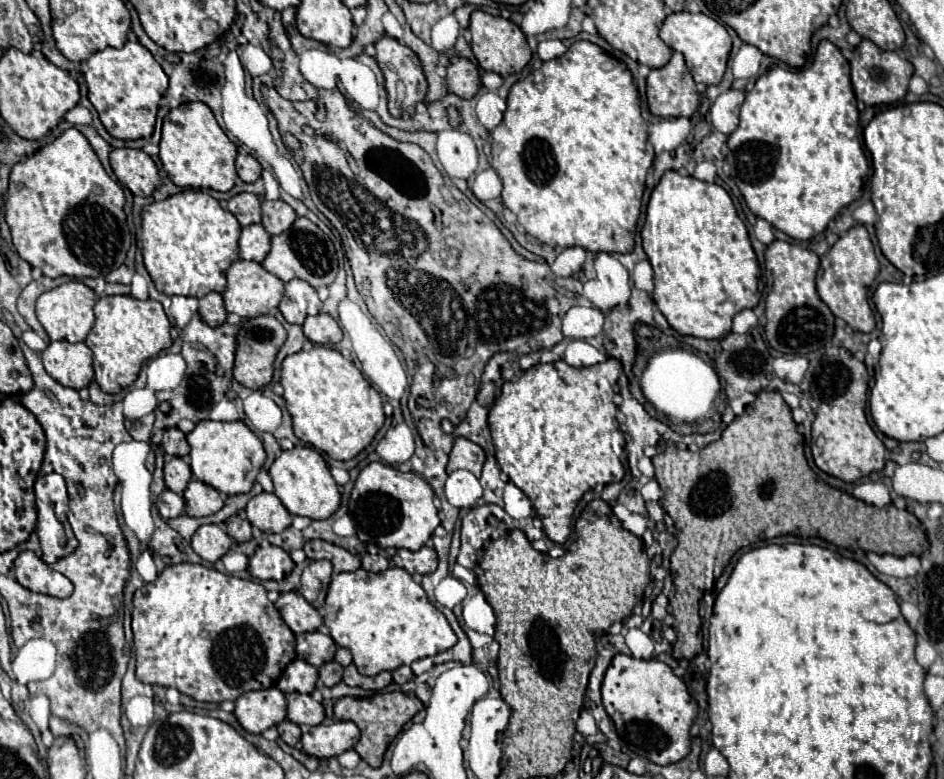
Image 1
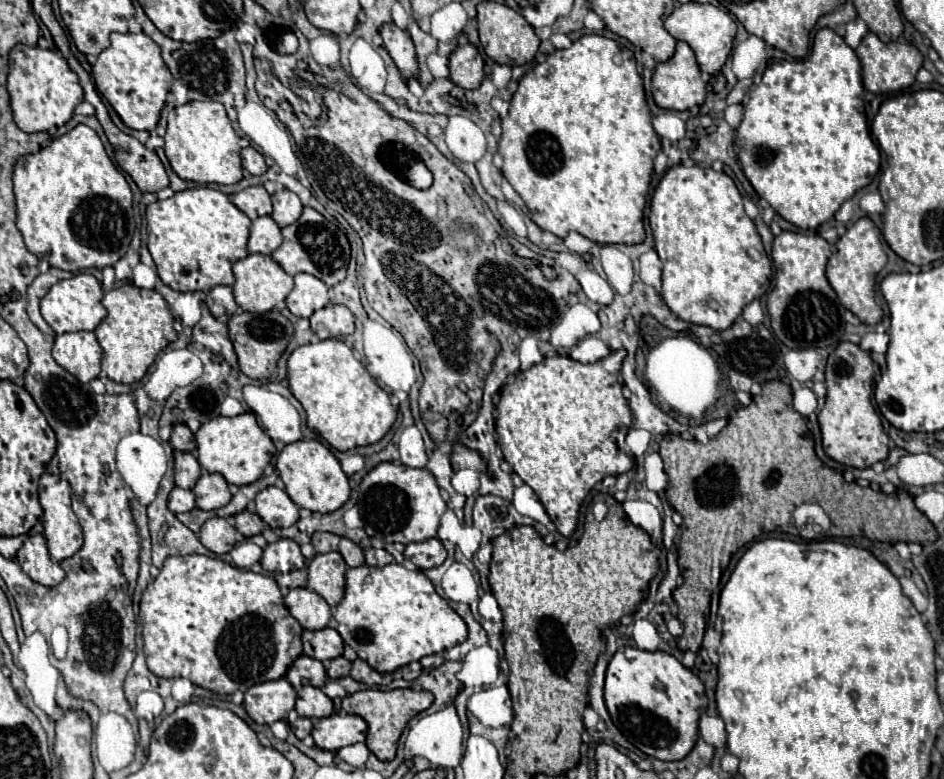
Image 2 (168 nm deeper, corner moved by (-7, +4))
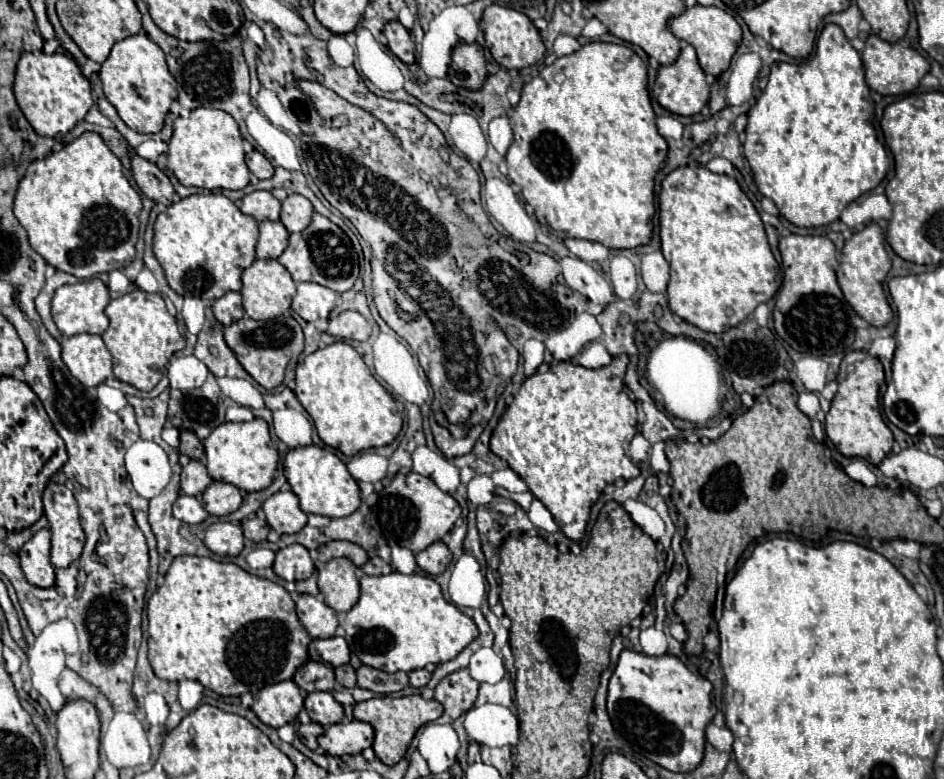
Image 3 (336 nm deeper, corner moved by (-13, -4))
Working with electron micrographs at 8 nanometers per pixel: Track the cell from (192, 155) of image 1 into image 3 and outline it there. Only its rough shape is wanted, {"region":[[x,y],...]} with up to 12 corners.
{"region":[[196,108],[174,120],[168,170],[184,186],[250,182],[238,124]]}

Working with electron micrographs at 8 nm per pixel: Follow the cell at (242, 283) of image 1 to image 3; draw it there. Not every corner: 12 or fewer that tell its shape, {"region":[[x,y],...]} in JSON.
{"region":[[256,260],[242,272],[250,318],[290,310],[296,284],[278,260]]}

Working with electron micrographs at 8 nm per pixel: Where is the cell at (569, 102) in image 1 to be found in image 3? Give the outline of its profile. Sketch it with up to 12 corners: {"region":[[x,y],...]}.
{"region":[[588,42],[522,86],[508,176],[562,240],[650,242],[646,64]]}

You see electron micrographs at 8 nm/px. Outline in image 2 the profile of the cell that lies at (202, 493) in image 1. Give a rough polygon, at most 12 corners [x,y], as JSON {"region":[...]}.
{"region":[[204,472],[192,492],[196,508],[218,510],[232,498],[222,474]]}

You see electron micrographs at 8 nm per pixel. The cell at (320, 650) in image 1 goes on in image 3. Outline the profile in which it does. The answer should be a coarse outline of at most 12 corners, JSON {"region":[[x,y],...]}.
{"region":[[344,638],[312,640],[310,660],[342,666],[350,660]]}

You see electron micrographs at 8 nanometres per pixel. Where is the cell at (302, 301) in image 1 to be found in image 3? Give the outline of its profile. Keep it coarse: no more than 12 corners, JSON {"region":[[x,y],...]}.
{"region":[[302,282],[292,310],[306,322],[328,318],[338,294]]}

